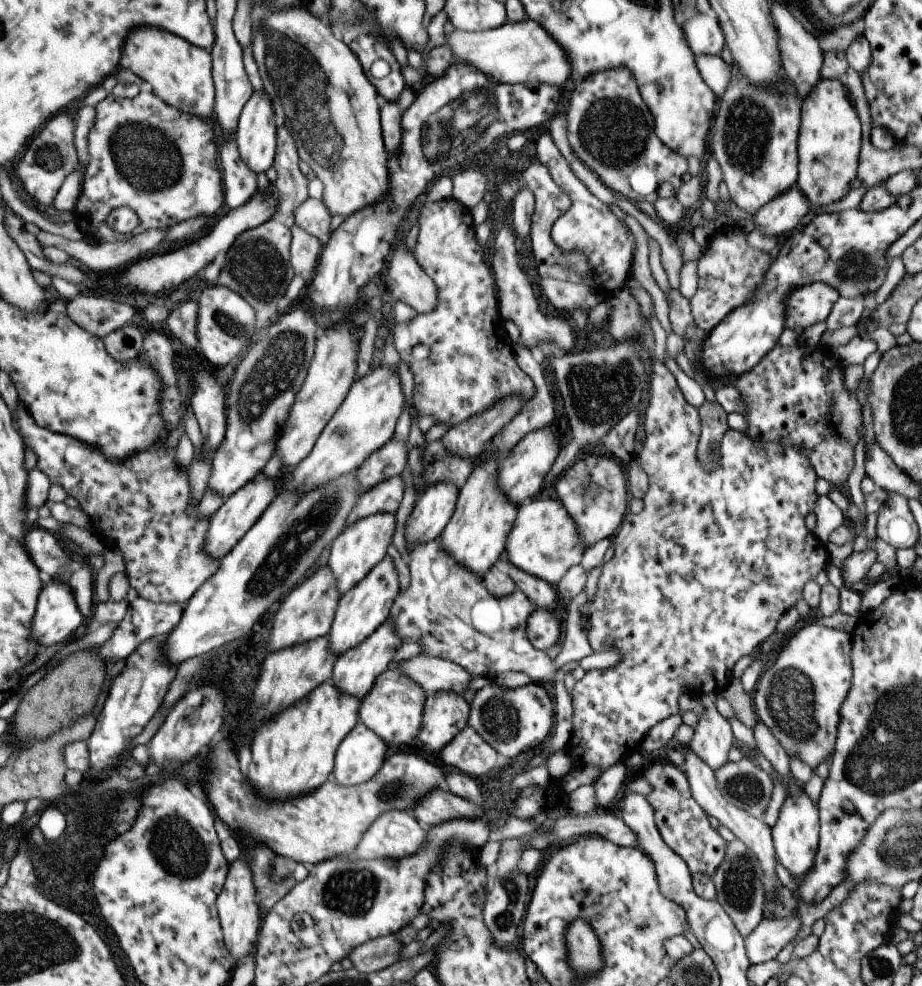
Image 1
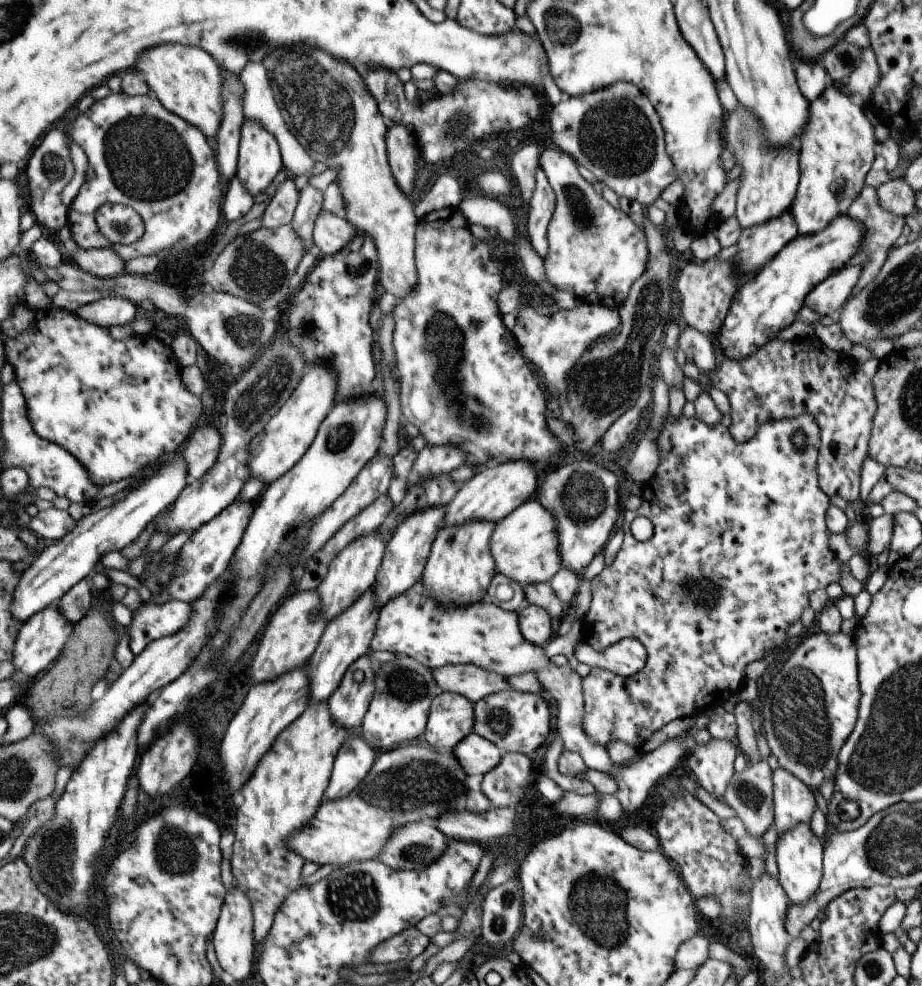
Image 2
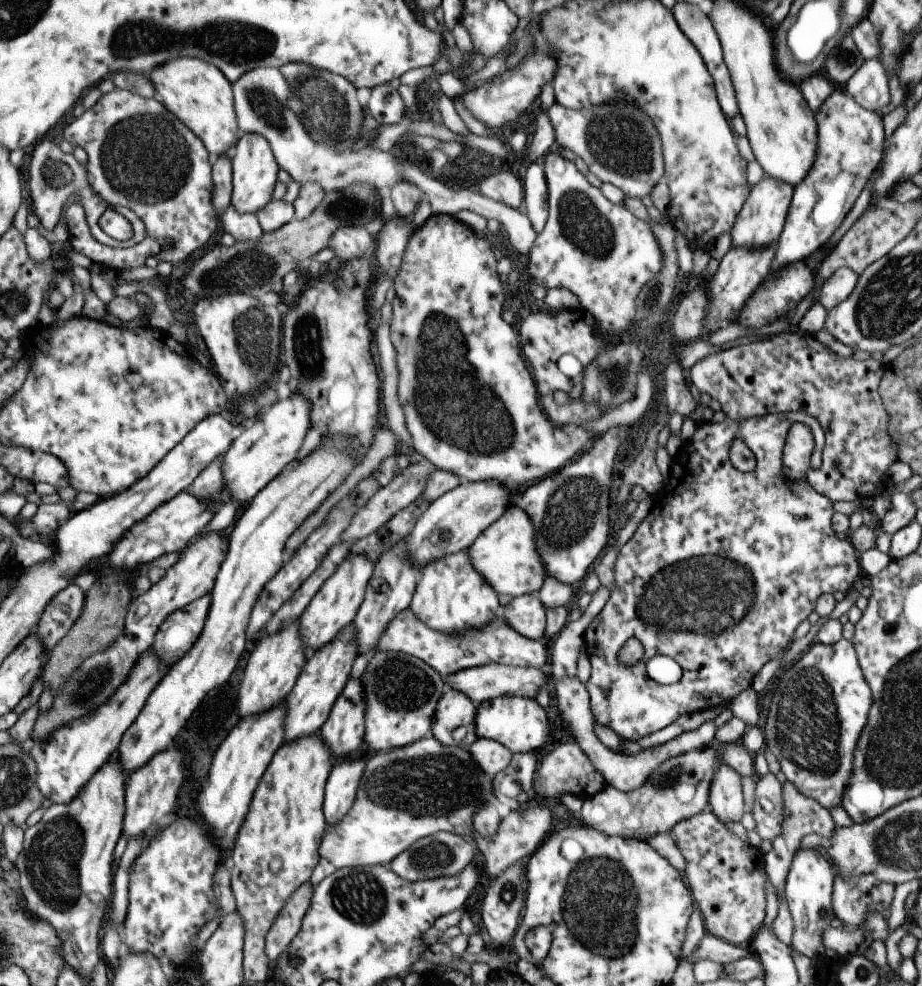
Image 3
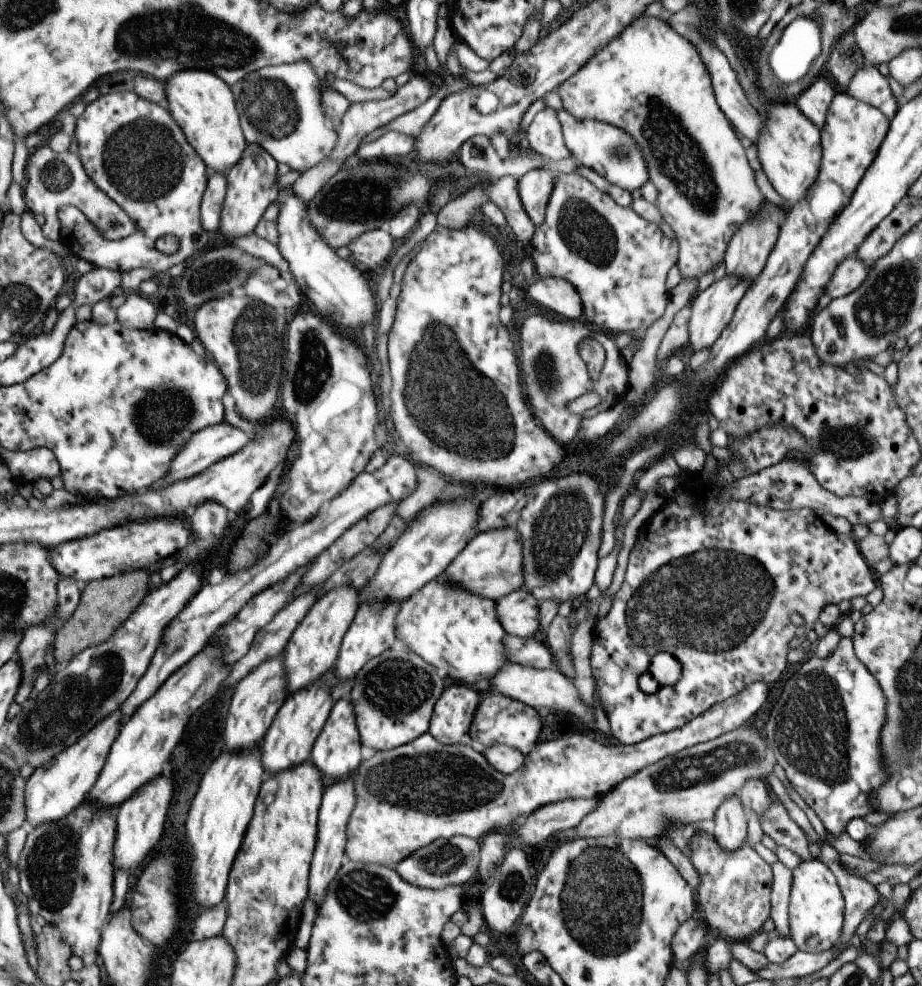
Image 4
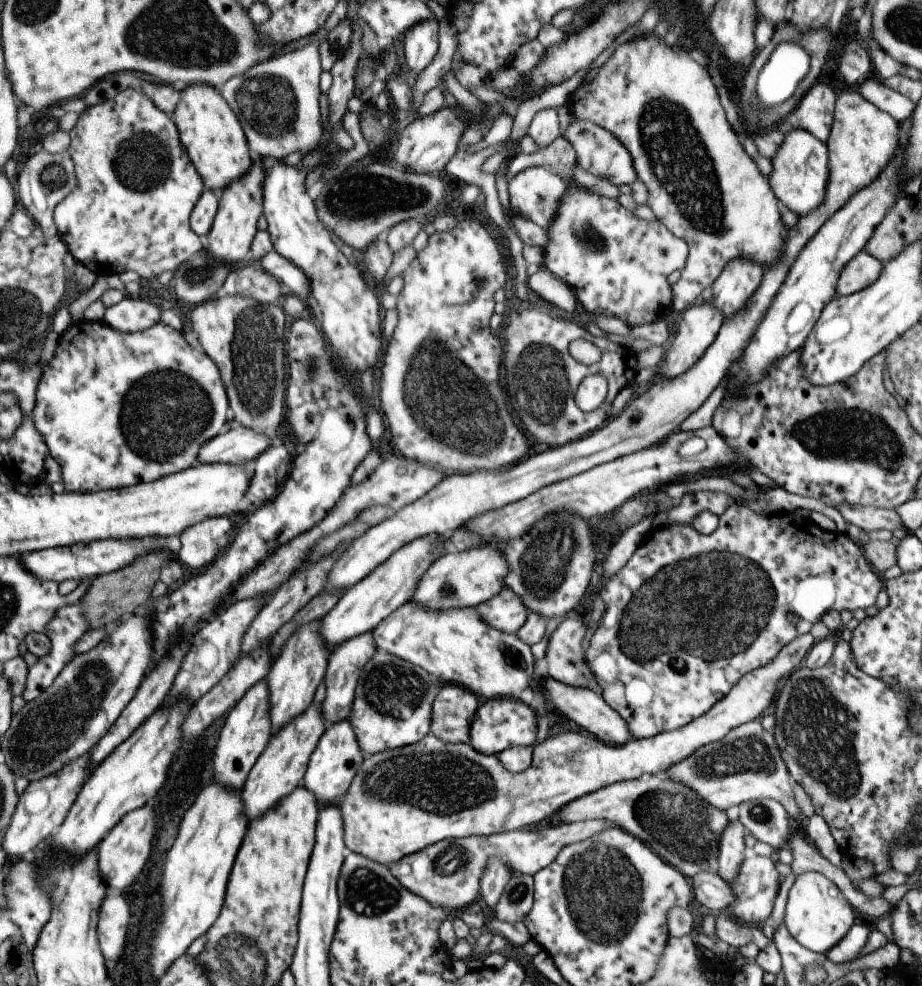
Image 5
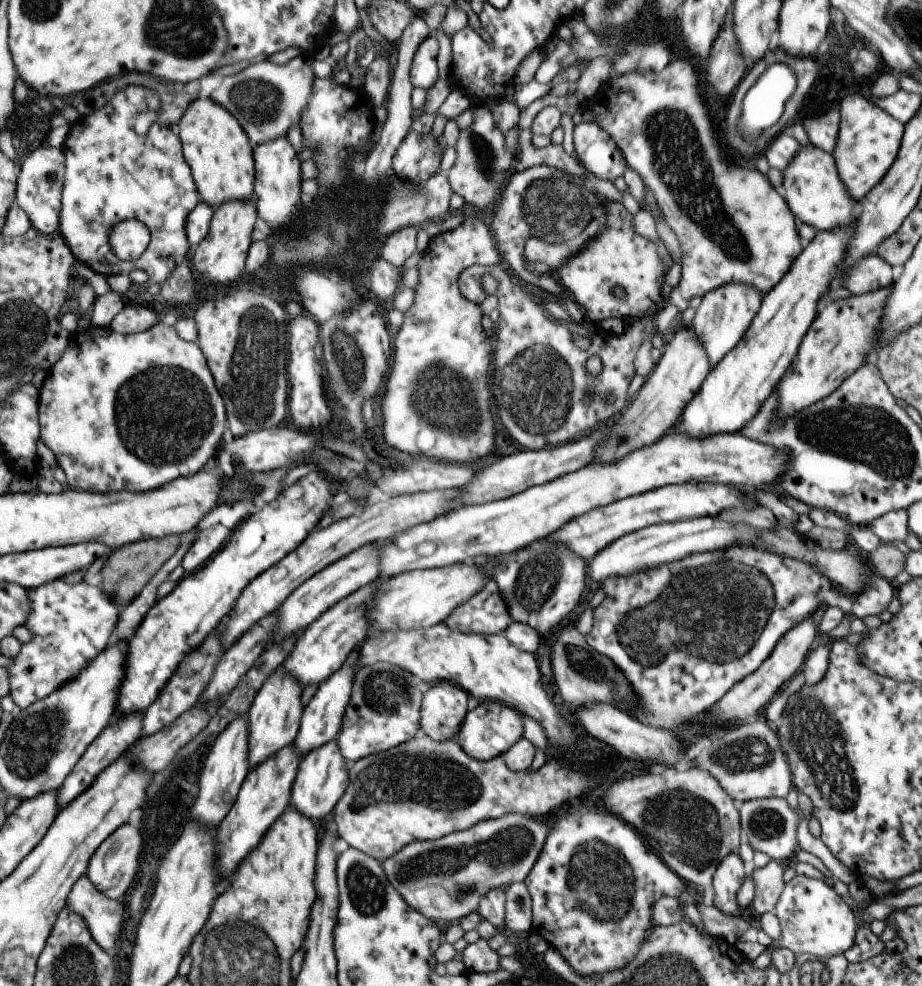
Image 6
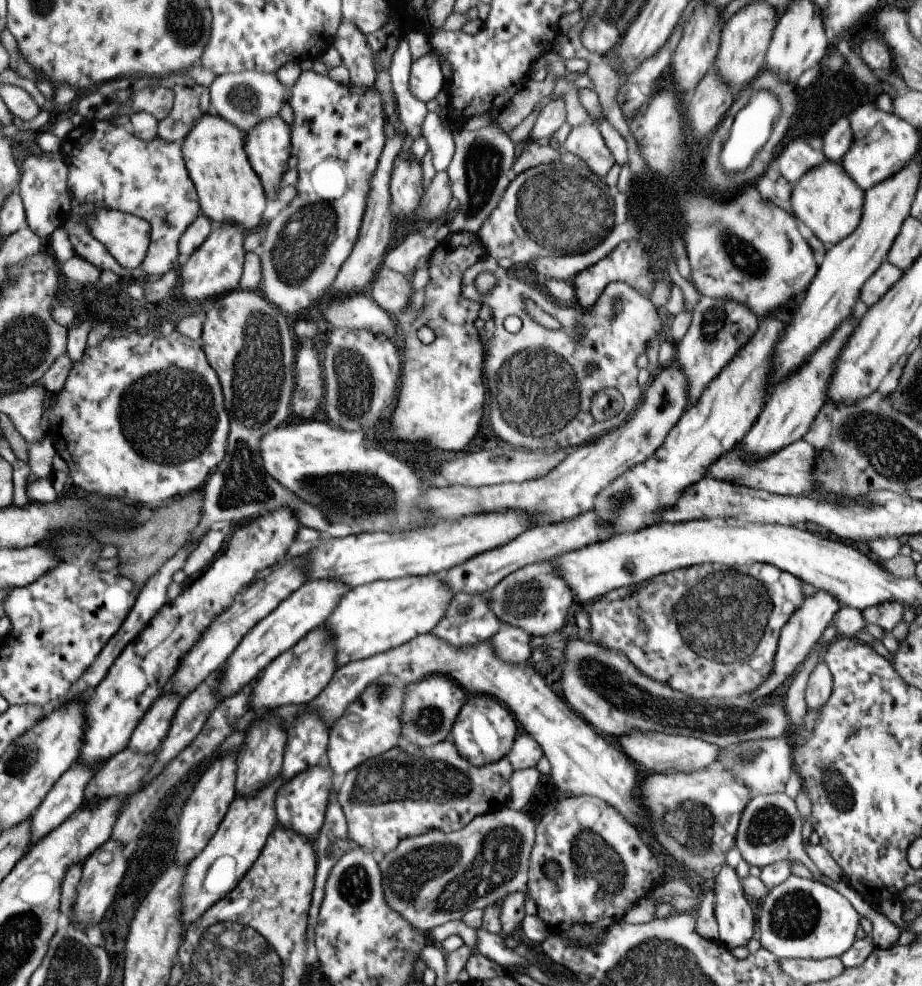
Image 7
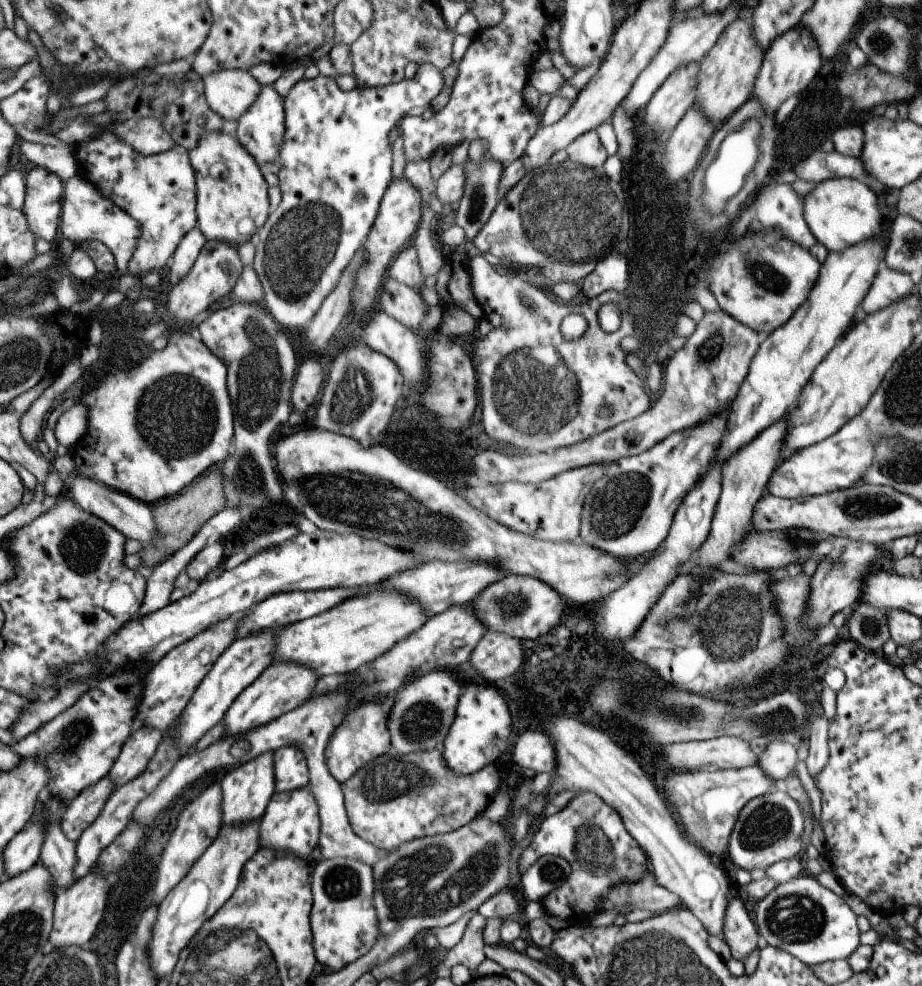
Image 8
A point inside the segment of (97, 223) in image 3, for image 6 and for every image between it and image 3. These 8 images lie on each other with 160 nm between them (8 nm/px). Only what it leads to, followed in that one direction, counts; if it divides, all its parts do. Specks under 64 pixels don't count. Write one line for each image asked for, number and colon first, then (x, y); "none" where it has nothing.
4: (52, 180)
5: (46, 179)
6: (40, 191)

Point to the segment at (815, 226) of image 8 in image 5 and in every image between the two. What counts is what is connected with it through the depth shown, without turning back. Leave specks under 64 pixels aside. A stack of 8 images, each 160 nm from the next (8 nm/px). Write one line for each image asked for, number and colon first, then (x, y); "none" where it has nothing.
5: (799, 167)
6: (813, 192)
7: (825, 199)

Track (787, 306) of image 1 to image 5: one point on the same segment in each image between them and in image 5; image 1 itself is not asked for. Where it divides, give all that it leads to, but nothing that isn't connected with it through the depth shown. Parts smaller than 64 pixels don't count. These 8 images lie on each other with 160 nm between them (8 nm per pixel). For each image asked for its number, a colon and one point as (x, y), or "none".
2: (827, 297)
3: (837, 286)
4: (849, 273)
5: (862, 269)

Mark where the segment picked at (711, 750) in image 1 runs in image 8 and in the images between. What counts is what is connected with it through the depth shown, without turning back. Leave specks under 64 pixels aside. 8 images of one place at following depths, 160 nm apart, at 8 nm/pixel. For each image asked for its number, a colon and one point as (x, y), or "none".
2: (712, 763)
3: (725, 801)
4: (729, 817)
5: (731, 851)
6: (727, 877)
7: (735, 923)
8: (739, 933)

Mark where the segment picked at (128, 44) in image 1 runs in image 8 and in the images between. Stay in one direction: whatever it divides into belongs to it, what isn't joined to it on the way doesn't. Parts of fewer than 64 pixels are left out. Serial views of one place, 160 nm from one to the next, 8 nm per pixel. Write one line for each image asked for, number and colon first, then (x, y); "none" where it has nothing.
2: (188, 80)
3: (198, 93)
4: (205, 106)
5: (211, 131)
6: (216, 146)
7: (231, 191)
8: (231, 186)

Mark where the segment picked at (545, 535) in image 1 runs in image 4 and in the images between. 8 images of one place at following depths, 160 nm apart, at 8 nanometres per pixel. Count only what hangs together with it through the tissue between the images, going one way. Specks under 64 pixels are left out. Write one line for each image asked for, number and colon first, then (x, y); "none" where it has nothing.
2: (524, 544)
3: (504, 554)
4: (490, 565)

